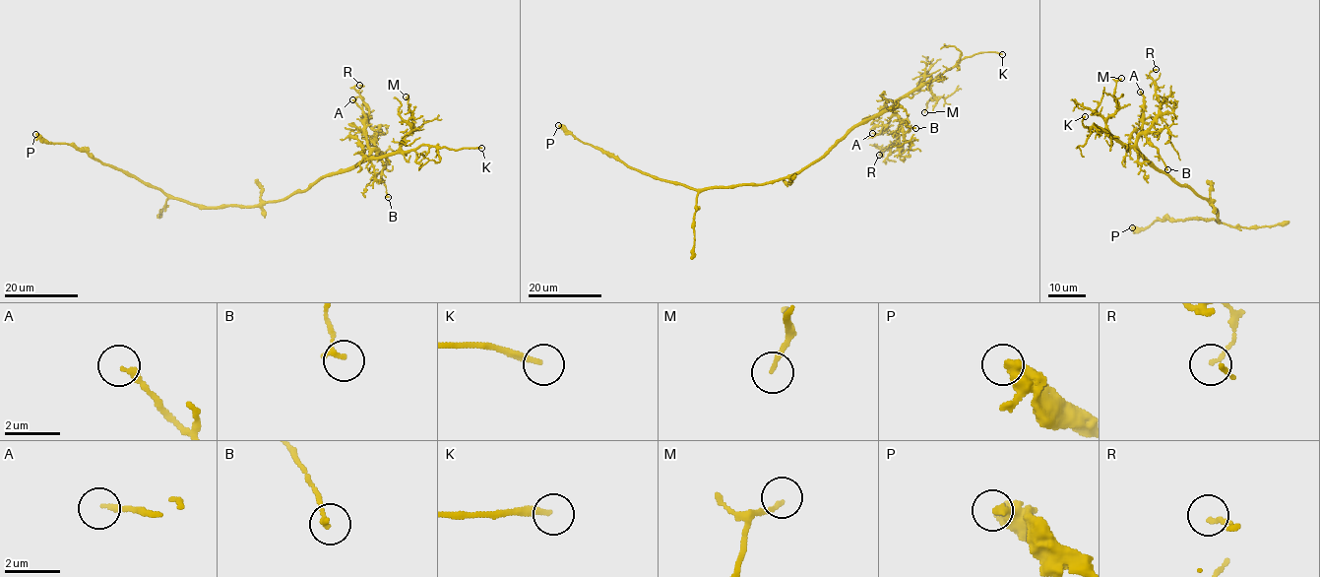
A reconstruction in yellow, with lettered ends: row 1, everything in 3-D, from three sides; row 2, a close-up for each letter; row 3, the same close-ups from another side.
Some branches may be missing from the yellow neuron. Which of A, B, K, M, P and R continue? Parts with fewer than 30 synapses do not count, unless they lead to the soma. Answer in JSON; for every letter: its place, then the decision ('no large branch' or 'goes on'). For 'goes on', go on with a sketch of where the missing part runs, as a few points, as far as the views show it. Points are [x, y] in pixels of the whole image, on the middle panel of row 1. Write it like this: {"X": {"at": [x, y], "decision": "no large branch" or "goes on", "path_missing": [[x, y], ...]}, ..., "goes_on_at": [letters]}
{"A": {"at": [872, 133], "decision": "no large branch"}, "B": {"at": [915, 128], "decision": "no large branch"}, "K": {"at": [1002, 54], "decision": "goes on"}, "M": {"at": [924, 112], "decision": "no large branch"}, "P": {"at": [558, 125], "decision": "no large branch"}, "R": {"at": [879, 155], "decision": "no large branch"}, "goes_on_at": ["K"]}

